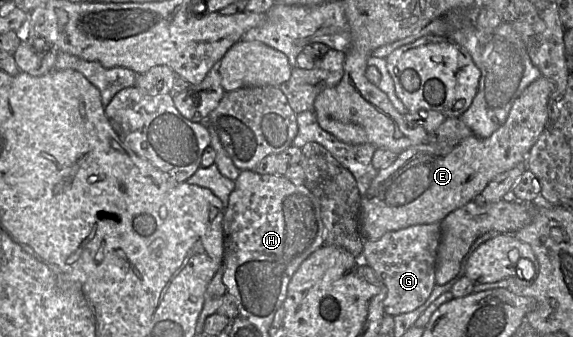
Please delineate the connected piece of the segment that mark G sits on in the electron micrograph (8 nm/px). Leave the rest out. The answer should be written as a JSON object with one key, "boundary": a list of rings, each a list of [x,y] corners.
{"boundary":[[[432,223],[387,232],[378,240],[365,240],[360,260],[373,268],[387,288],[383,303],[386,315],[397,316],[411,312],[426,302],[436,285],[440,238],[440,223]]]}

